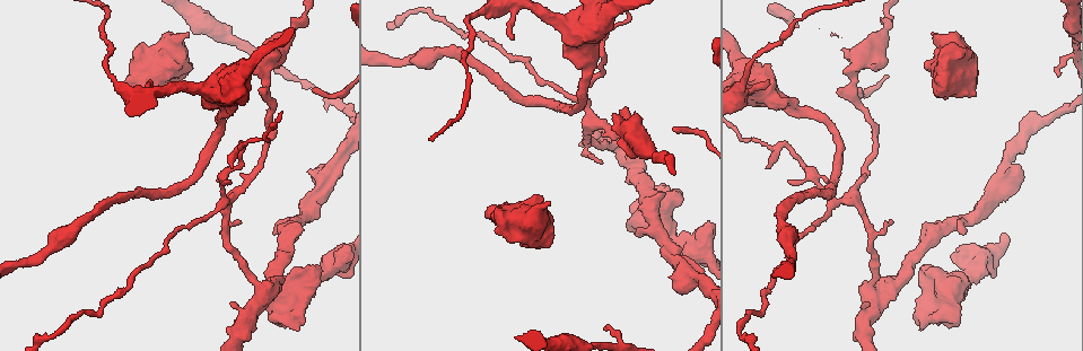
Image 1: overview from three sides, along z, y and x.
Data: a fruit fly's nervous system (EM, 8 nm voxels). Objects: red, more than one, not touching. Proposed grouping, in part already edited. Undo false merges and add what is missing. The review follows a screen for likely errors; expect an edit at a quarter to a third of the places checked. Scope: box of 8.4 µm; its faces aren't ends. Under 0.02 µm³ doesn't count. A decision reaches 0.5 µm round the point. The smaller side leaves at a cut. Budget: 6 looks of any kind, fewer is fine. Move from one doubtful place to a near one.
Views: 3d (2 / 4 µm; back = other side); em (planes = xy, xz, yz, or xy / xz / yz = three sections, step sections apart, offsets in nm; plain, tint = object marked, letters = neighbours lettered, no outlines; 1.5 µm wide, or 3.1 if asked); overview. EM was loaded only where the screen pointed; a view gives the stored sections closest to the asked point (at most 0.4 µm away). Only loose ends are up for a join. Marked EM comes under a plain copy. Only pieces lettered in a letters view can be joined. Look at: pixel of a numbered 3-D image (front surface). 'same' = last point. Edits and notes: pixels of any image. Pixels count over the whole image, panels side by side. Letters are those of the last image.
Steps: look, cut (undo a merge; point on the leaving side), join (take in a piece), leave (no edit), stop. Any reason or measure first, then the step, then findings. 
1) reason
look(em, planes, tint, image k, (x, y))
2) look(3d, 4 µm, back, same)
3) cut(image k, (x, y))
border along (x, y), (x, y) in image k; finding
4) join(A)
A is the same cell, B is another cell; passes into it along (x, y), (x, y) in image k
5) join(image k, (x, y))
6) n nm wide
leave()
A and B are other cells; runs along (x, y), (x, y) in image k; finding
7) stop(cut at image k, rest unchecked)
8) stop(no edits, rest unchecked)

an open end
look(3d, 4 µm, image 1, (297, 330))

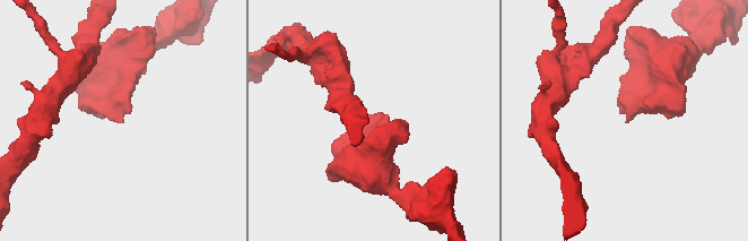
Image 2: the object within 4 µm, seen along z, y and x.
now the EM
look(em, planes, letters, image 2, (372, 122))

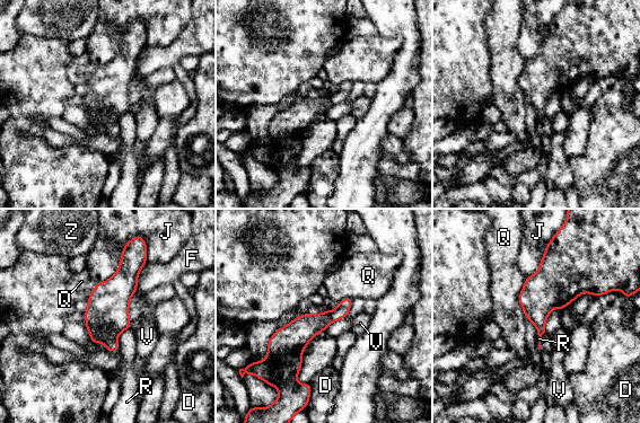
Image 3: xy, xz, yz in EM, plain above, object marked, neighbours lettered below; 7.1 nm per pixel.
J touches over 380 nm
leave()
D, F, J, Q, R, V and Z are other cells; runs along (349, 301), (291, 347), (291, 376) in image 3; no lettered piece goes on from it

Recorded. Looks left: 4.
branch stops here
look(em, planes, letters, image 1, (601, 161))

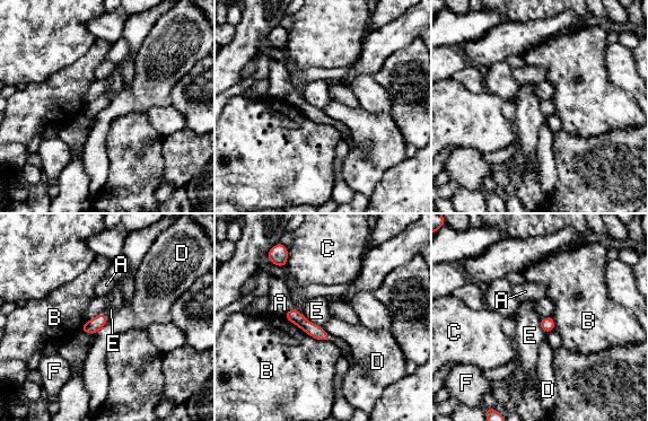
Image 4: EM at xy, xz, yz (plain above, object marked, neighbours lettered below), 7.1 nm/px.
leave()
A, B, C, D, E and F are other cells; border along (108, 319), (96, 333) in image 4; no lettered piece goes on from it

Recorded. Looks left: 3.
look(em, 3.1 µm, xz, step 8, tint, image 1, (232, 88))

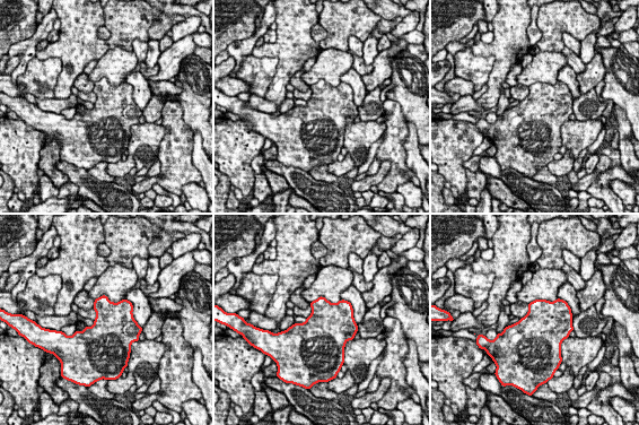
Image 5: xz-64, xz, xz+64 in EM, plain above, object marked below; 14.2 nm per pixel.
look(em, 3.1 µm, planes, letters, same)

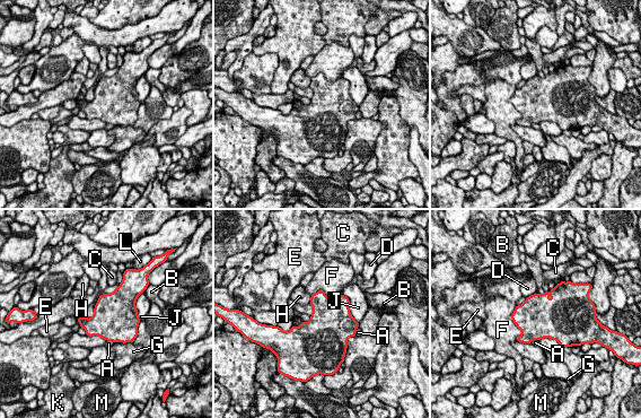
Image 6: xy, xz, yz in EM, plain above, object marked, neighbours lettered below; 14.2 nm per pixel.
leave()
A, B, C, D, E, F, G, H, J, K, L and M are other cells; all the same neuron

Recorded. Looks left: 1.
stop(no edits, rest unchecked)

